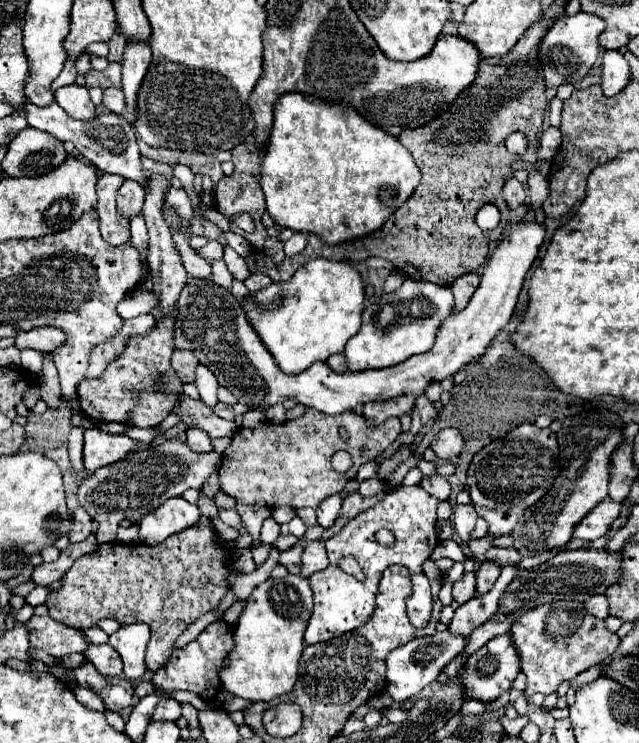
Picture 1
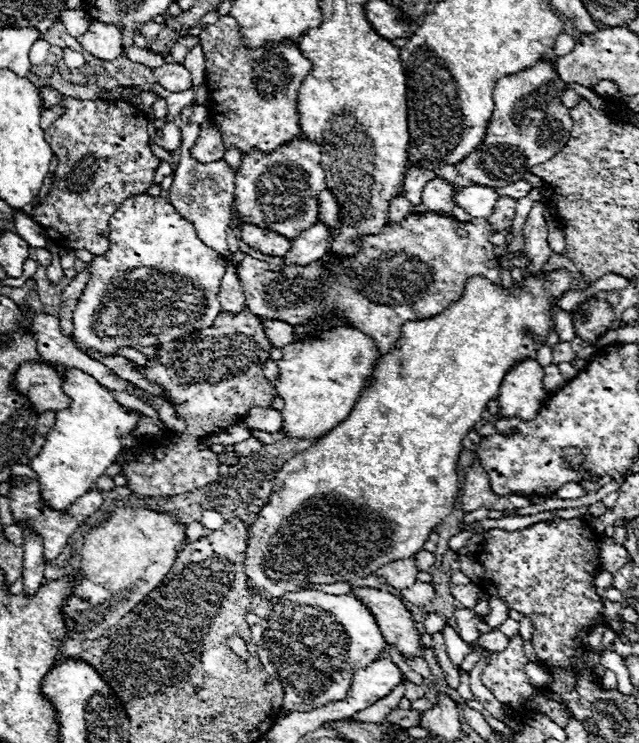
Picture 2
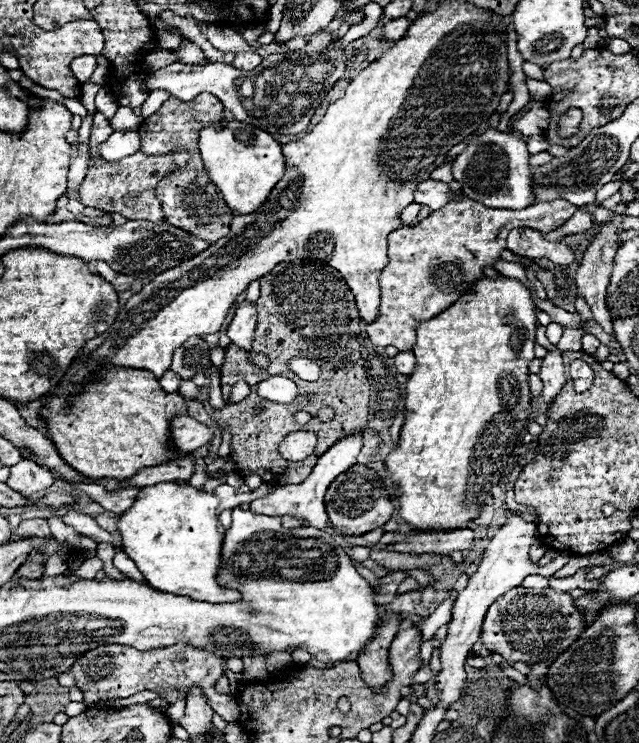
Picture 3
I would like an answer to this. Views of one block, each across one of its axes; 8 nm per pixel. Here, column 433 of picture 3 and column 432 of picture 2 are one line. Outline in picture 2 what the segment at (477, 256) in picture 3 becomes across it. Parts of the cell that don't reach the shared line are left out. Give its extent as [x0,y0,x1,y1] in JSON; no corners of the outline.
[238,212,502,354]

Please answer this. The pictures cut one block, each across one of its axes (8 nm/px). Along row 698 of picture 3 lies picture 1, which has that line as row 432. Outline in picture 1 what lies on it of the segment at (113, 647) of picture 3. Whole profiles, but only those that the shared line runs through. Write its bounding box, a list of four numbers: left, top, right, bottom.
[84,396,236,474]

